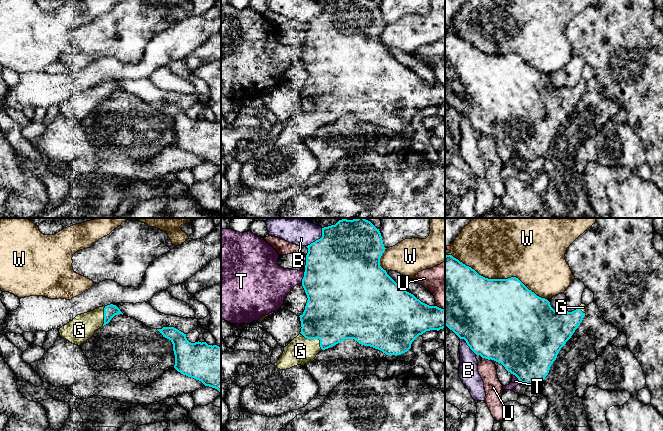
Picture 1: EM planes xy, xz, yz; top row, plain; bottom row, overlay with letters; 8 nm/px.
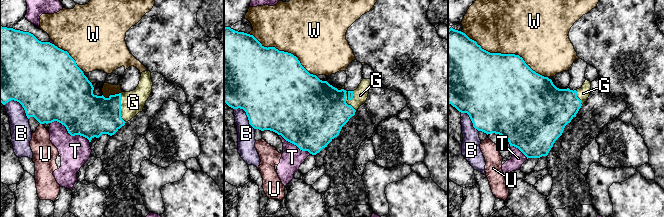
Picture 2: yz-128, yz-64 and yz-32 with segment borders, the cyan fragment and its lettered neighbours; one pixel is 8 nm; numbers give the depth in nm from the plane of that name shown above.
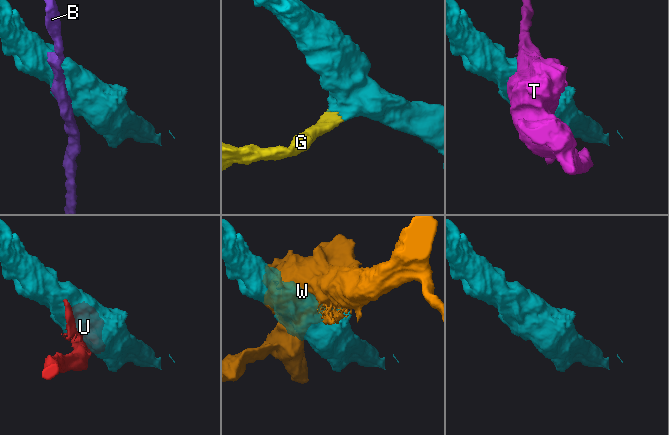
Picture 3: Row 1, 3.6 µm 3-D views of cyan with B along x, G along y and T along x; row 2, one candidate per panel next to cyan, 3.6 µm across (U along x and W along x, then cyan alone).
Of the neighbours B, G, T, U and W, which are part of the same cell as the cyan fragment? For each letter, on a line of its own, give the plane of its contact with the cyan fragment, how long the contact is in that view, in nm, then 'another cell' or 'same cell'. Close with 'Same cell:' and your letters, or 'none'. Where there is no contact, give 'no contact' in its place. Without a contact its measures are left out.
B: meets cyan in xz; contact 200 nm long; another cell
G: meets cyan in xz; contact 240 nm long; same cell
T: meets cyan in xz; contact 110 nm long; another cell
U: meets cyan in yz; contact 70 nm long; another cell
W: meets cyan in yz; contact 900 nm long; another cell
Same cell: G

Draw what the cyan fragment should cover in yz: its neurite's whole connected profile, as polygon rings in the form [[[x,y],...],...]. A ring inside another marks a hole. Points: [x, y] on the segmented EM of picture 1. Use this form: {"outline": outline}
{"outline": [[[452,255],[445,256],[445,325],[460,339],[464,339],[467,345],[476,355],[480,355],[482,358],[488,360],[491,359],[501,363],[505,369],[511,374],[515,375],[521,383],[531,385],[545,379],[549,373],[551,365],[556,360],[559,351],[571,338],[575,330],[582,322],[585,316],[586,307],[587,306],[582,303],[576,310],[572,312],[568,312],[566,310],[555,311],[547,299],[537,296],[534,292],[529,290],[518,278],[511,277],[508,279],[488,279],[479,275],[474,269],[466,266]]]}

